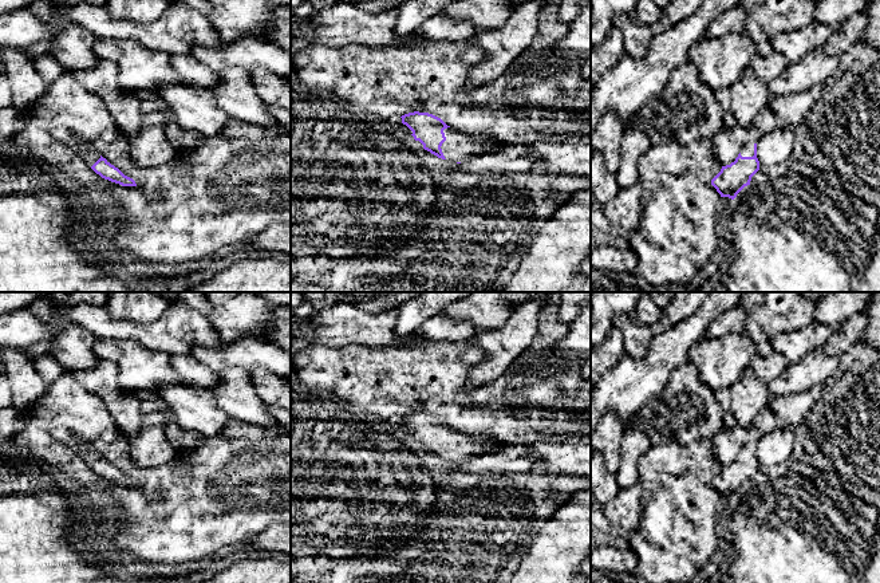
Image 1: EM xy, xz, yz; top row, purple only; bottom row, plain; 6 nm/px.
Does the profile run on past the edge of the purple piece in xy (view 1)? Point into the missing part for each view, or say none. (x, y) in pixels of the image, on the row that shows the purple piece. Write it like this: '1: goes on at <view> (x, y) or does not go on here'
1: goes on at xy (86, 152)

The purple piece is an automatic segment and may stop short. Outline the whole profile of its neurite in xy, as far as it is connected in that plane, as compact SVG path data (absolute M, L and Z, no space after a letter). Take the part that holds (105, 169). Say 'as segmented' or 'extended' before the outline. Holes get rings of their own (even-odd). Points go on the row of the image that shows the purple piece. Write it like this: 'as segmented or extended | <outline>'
extended | M54 127L52 135L70 146L96 174L122 186L137 186L135 181L125 176L118 168L103 158L90 143L83 142L64 127Z

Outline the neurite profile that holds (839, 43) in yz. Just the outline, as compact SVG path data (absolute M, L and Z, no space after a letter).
M865 11L852 15L824 44L824 51L832 56L840 56L851 51L856 43L861 42L867 25L868 16Z

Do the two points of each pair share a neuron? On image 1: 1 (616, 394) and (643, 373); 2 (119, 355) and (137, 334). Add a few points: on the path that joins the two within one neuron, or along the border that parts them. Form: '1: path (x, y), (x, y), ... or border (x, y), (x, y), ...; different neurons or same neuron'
1: path (623, 390), (636, 379); same neuron
2: border (101, 337), (134, 339), (161, 353); different neurons

